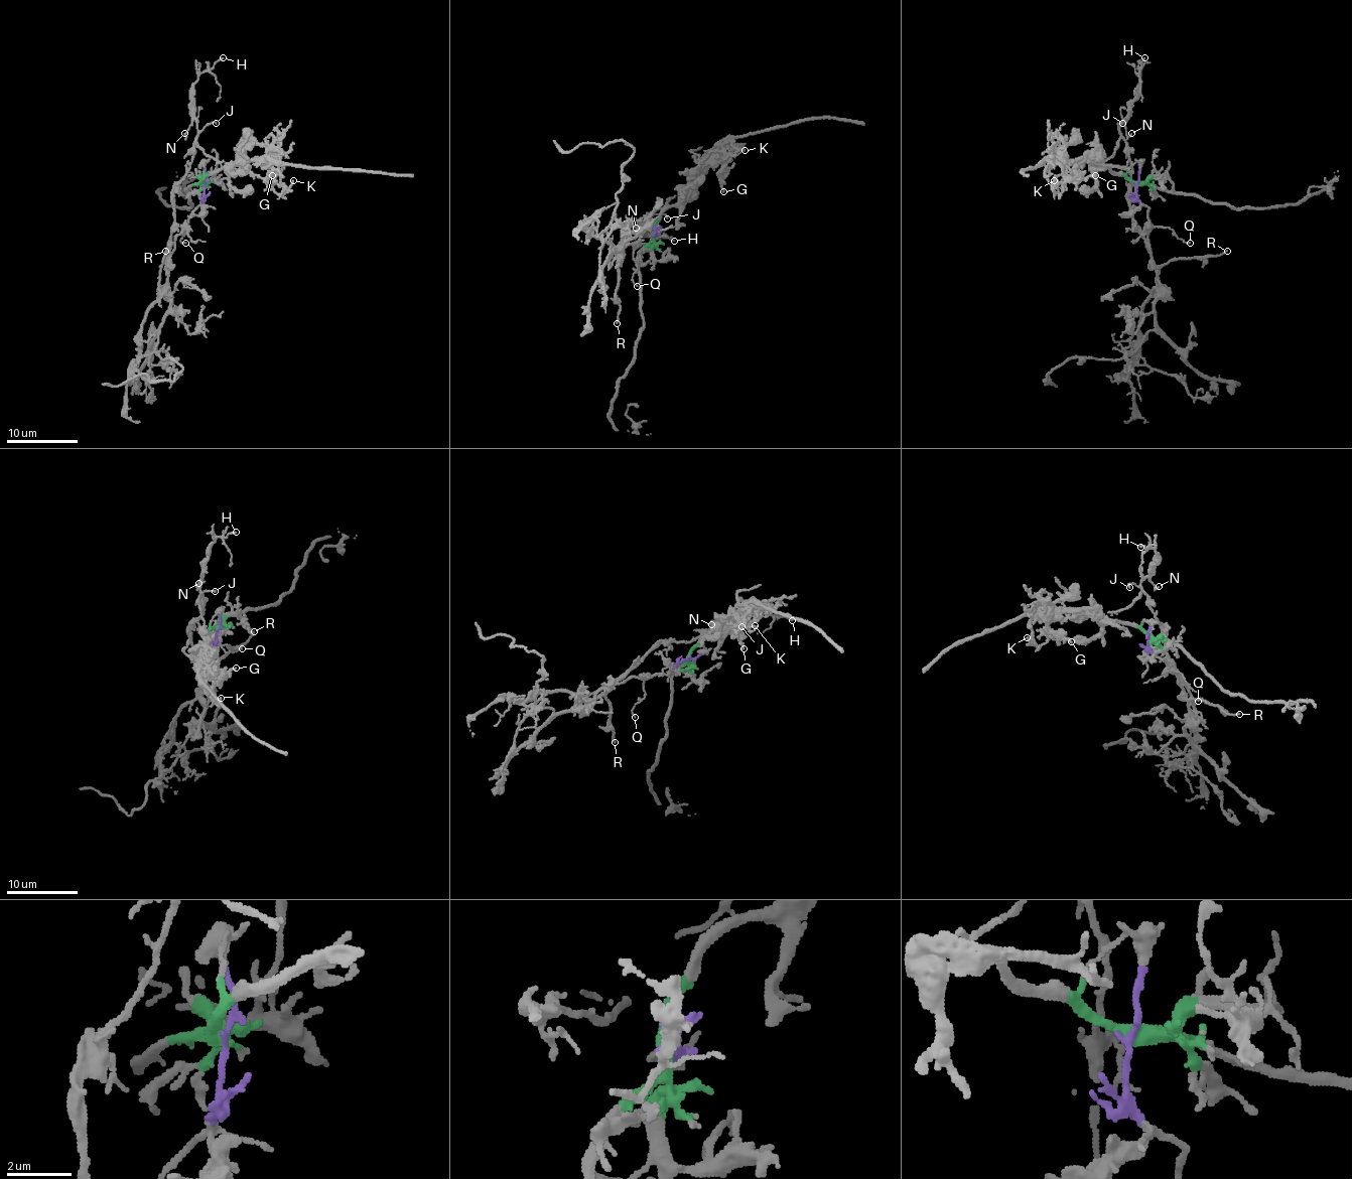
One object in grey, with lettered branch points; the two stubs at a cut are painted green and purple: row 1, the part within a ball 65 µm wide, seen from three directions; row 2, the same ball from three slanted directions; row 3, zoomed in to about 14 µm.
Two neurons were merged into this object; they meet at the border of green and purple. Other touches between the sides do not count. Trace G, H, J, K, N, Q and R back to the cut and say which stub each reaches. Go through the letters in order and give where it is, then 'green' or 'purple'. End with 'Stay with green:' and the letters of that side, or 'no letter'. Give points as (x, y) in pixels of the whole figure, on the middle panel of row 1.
G: at (723, 191); green
H: at (674, 241); purple
J: at (667, 218); purple
K: at (745, 150); green
N: at (636, 228); purple
Q: at (637, 286); purple
R: at (617, 323); purple
Stay with green: G, K

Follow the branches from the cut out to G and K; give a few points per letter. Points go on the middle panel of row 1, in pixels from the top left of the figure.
G: (655, 233), (654, 226), (677, 202), (680, 190), (705, 166), (715, 164), (720, 159), (724, 162), (722, 192)
K: (655, 233), (654, 226), (659, 217), (678, 201), (680, 190), (687, 181), (726, 143), (729, 141), (744, 150)

